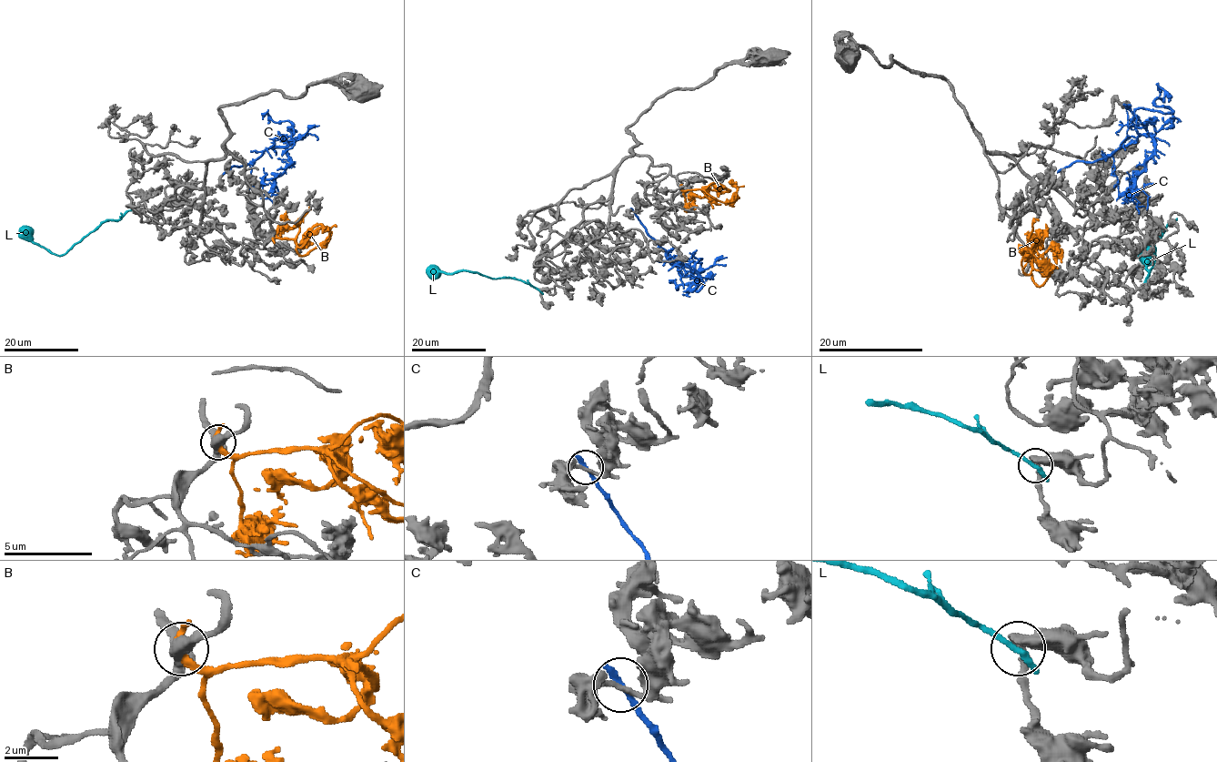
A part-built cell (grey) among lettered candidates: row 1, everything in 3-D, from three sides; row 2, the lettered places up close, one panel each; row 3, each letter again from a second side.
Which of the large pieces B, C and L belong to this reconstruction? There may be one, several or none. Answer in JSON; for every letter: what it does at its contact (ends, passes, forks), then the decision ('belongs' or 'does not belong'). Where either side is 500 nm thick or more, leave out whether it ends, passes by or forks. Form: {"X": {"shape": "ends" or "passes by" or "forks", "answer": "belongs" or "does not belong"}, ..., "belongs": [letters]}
{"B": {"shape": "passes by", "answer": "belongs"}, "C": {"shape": "ends", "answer": "does not belong"}, "L": {"shape": "passes by", "answer": "does not belong"}, "belongs": ["B"]}

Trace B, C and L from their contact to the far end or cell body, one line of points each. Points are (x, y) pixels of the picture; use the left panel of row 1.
B: (273, 238), (292, 239), (296, 251), (306, 255), (328, 237), (329, 231), (323, 225)
C: (225, 172), (248, 165), (276, 138), (296, 131), (287, 120), (275, 122), (267, 114), (262, 118)
L: (133, 209), (119, 219), (103, 221), (61, 255), (53, 254), (38, 246), (21, 227)

